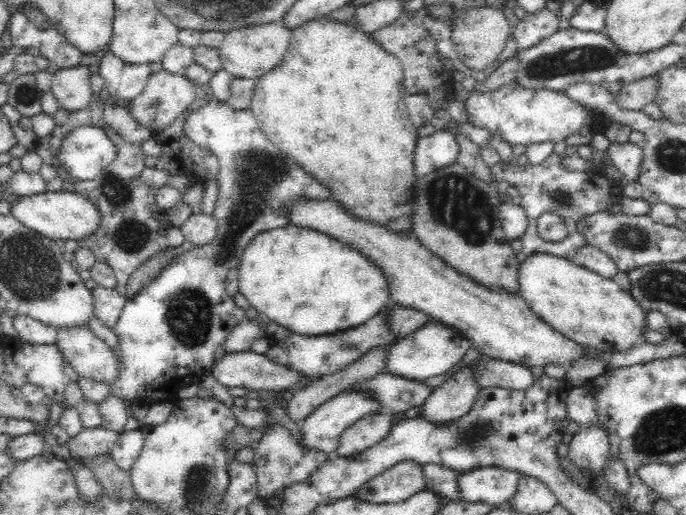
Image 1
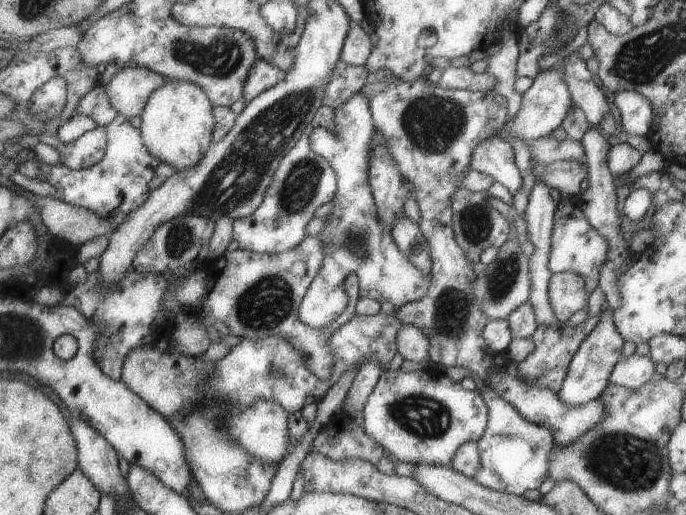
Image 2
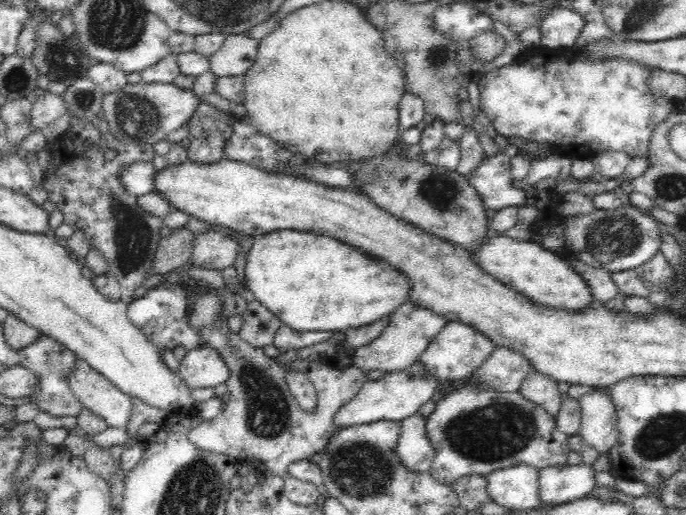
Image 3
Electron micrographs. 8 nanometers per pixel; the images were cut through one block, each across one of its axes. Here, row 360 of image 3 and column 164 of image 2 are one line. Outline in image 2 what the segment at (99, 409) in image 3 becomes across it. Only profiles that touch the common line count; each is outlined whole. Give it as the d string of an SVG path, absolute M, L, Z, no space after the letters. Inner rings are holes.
M123 67L111 80L105 85L106 95L110 100L111 106L125 118L140 116L143 112L148 96L161 85L166 83L166 78L159 73L144 69L141 67Z

